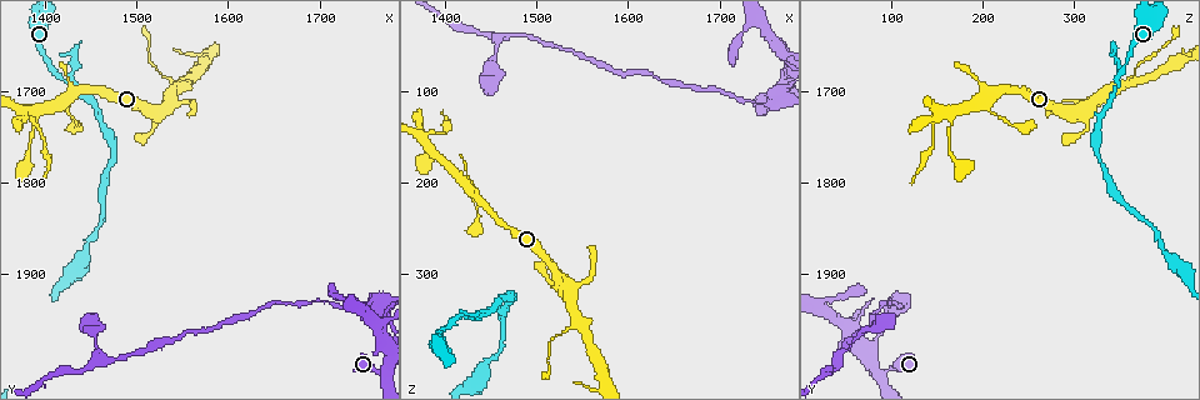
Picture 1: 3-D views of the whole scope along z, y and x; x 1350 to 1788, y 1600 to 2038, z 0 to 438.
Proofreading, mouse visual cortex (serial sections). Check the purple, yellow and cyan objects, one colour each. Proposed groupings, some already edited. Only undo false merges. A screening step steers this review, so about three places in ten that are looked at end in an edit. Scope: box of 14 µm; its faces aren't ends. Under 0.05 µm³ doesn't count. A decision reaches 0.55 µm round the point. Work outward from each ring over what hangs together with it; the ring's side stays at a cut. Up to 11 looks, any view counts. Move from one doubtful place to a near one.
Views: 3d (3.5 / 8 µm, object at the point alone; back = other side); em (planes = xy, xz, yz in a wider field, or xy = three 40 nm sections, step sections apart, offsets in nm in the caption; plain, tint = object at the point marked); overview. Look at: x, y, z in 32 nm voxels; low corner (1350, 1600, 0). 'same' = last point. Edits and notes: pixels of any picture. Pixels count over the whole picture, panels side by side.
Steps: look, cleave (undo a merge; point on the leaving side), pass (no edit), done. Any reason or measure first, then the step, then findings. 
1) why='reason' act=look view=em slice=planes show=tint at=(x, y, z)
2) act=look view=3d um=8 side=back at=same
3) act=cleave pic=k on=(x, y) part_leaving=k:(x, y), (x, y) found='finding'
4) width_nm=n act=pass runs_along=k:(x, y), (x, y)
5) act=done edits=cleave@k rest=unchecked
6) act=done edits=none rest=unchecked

why='thick turns thin' act=look view=3d um=3.5 at=(1755, 1935, 115)

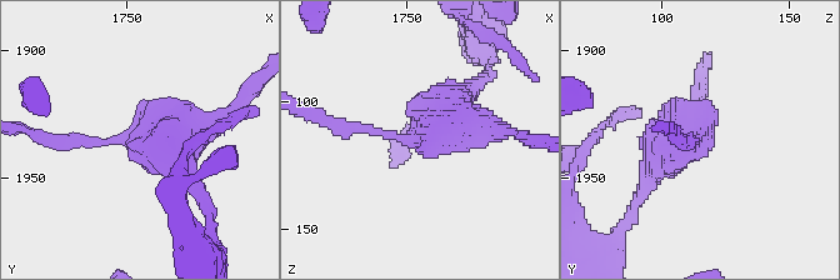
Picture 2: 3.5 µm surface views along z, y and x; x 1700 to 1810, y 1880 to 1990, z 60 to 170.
arm_widths_nm=150,350 act=look view=em slice=planes show=tint at=(1754, 1936, 114)

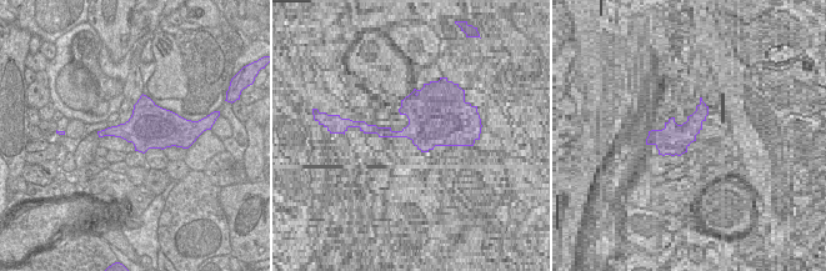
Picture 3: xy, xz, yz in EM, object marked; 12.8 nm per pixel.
act=cleave pic=2 on=(694, 90) part_leaving=2:(429, 131), (395, 138), (314, 115) found='two cells meet here'

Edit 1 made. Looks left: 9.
why='abrupt turn' act=look view=3d um=3.5 at=(1770, 1960, 60)

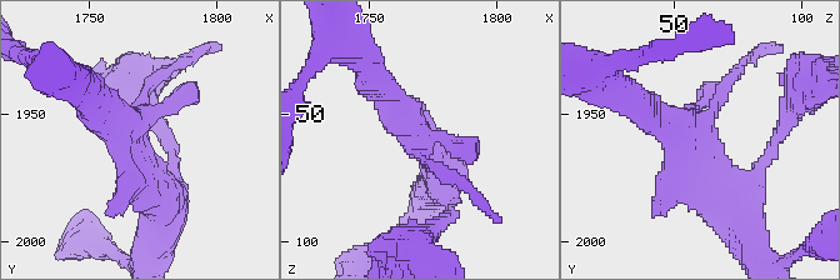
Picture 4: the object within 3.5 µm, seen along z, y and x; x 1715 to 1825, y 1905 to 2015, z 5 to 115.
why='now the EM' act=look view=em slice=planes show=tint at=(1767, 1958, 60)

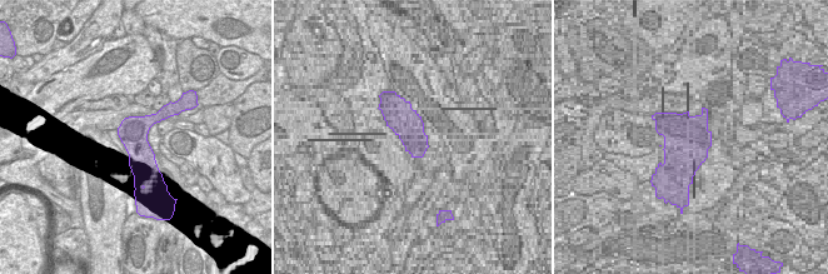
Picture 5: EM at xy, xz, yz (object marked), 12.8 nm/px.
arms=3 act=pass runs_along=4:(160, 203), (134, 126), (180, 84) found='all the same cell'

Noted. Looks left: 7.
why='narrows sharply' act=look view=3d um=3.5 at=(1380, 1720, 155)

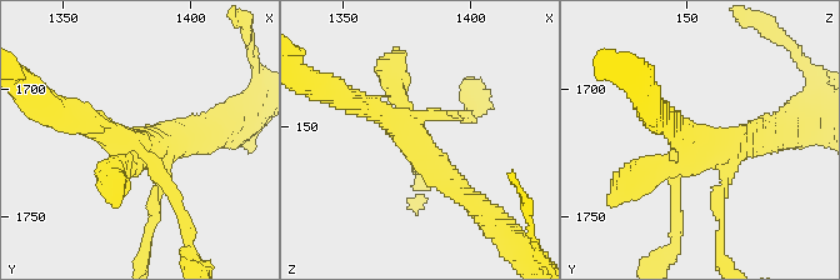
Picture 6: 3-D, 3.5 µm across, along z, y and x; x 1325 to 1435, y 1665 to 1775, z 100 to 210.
arms=4 arm_widths_nm=150,250,300,350 why='shape alone is not enough' act=look view=em slice=xy step=2 show=tint at=(1378, 1722, 153)

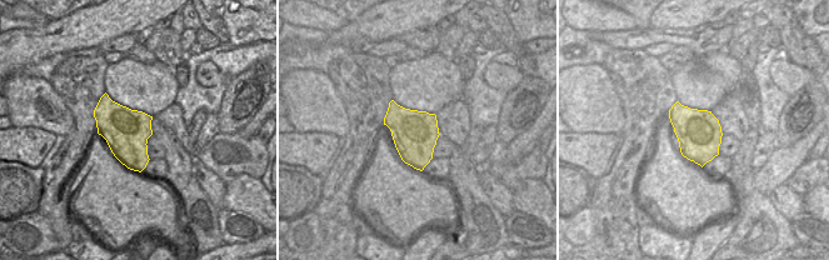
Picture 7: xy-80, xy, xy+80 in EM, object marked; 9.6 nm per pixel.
act=cleave pic=6 on=(675, 198) part_leaving=6:(138, 145), (169, 184), (191, 253) found='two cells meet here'

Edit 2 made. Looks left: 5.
why='redraw' act=look view=overview

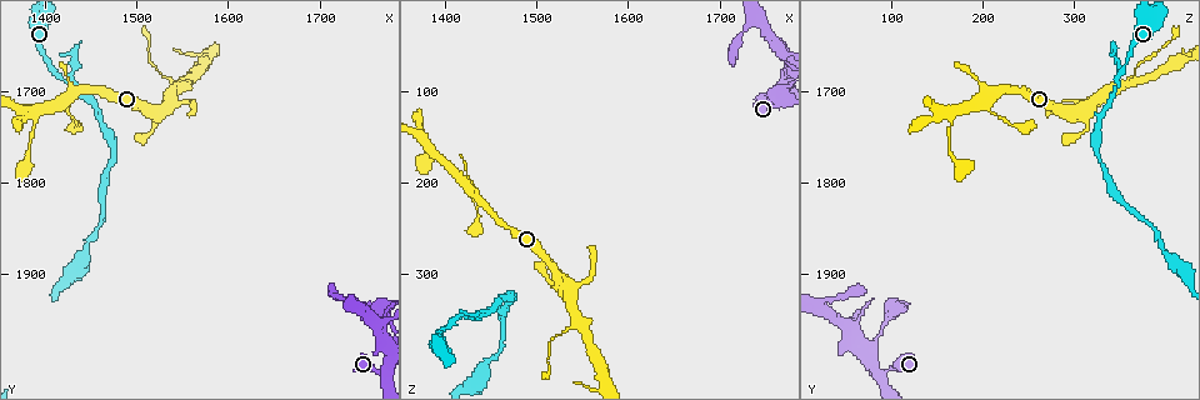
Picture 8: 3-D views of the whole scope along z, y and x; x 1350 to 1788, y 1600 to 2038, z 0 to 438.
why='branch point' act=look view=3d um=8 at=(1425, 1690, 345)

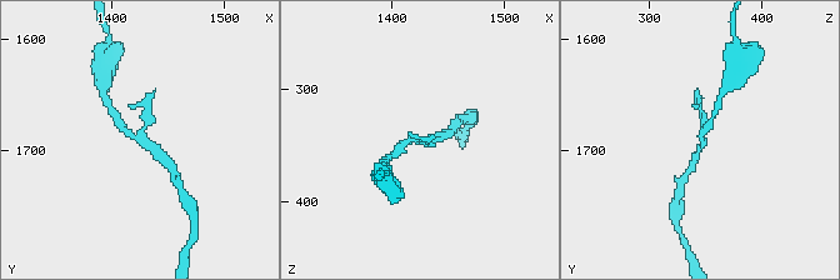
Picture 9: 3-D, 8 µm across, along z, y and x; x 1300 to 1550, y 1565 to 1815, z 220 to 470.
why='zoom in' act=look view=3d um=3.5 at=(1422, 1688, 348)

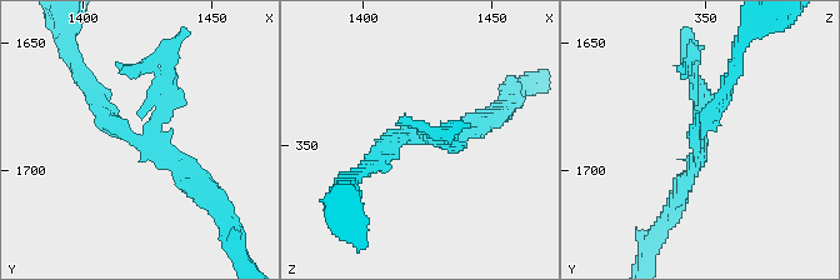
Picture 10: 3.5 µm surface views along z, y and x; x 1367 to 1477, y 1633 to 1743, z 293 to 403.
act=look view=em slice=xy step=1 show=tint at=(1425, 1690, 346)

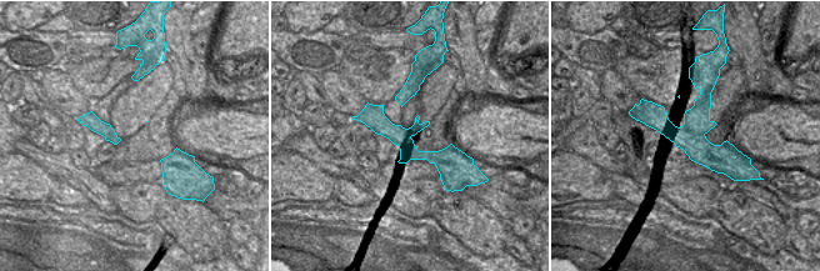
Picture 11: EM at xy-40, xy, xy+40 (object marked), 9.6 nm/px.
act=cleave pic=10 on=(695, 91) part_leaving=10:(149, 135), (169, 58), (134, 70) found='a second cell is stuck on'

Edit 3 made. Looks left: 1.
act=done edits=cleave@2,cleave@6,cleave@10 rest=unchecked

